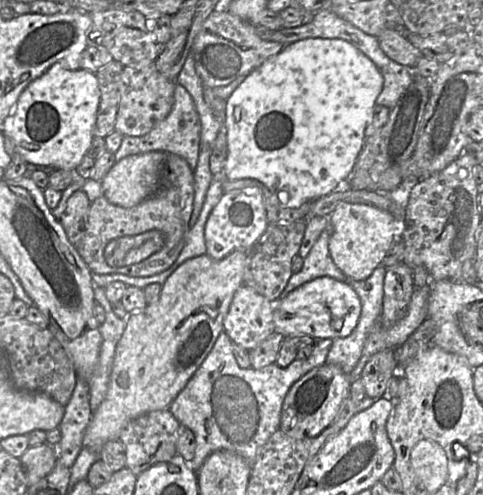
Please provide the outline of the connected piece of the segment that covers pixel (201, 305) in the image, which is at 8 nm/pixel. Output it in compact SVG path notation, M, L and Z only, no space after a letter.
M234 251L221 260L207 254L188 259L167 278L157 301L128 315L125 330L116 346L107 393L85 429L83 447L98 452L108 441L119 440L122 430L131 420L148 412L169 409L223 331L223 320L234 293L244 285L247 258L248 252Z

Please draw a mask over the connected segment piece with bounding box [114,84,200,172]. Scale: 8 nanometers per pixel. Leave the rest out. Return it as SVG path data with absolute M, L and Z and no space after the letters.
M176 84L174 89L174 102L167 117L157 123L152 130L140 137L124 136L122 143L114 154L115 161L147 152L161 152L176 154L183 158L194 172L198 162L200 144L200 119L192 97L184 87Z

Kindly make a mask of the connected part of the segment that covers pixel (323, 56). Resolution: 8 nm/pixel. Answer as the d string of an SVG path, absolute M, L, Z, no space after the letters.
M309 38L285 47L275 56L267 59L253 70L237 86L226 101L225 126L227 155L222 174L229 181L253 180L267 187L286 208L298 208L305 202L312 202L336 191L346 183L352 174L356 160L365 143L365 129L371 122L376 100L383 90L384 77L375 63L343 39Z

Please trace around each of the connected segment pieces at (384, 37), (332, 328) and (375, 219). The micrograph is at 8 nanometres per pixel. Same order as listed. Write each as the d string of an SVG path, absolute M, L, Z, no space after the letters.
M386 29L378 37L380 48L393 61L414 68L423 54L407 39L406 33Z
M323 276L304 283L274 303L275 333L285 338L310 336L314 340L336 339L348 336L356 327L361 303L355 290L347 283Z
M341 202L327 218L330 256L338 269L355 281L367 279L393 244L402 239L403 220L371 205Z

